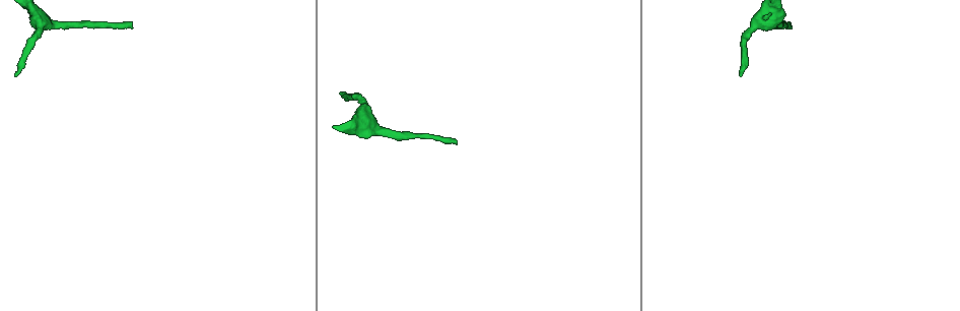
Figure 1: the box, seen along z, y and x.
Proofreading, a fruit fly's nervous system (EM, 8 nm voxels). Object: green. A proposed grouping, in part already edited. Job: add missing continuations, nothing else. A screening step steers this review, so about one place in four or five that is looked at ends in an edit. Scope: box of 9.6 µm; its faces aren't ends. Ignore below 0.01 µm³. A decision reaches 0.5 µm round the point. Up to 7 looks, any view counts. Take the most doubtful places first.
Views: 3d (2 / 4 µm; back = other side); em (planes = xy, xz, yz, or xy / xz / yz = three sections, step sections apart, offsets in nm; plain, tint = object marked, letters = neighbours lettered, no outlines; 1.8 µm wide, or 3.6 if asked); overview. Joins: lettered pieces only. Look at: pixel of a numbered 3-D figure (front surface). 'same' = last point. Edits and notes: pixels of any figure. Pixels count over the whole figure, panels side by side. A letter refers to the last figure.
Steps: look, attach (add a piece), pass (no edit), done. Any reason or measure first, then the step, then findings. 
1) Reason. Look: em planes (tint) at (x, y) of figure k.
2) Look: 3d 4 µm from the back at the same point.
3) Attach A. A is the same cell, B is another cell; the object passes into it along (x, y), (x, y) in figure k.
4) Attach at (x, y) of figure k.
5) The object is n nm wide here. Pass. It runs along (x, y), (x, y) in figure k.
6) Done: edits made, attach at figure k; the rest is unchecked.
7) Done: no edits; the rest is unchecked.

Branch stops here. Look: em planes (letters) at (791, 27) of figure 1.

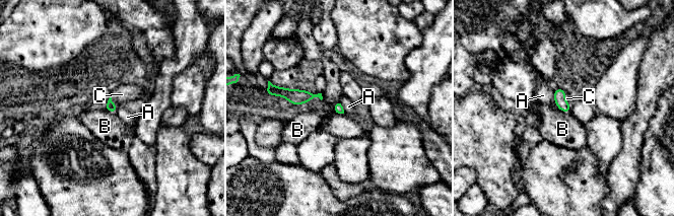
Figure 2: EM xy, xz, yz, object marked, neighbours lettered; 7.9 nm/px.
Attach C. C is the same cell, A and B are other cells; it goes on there.

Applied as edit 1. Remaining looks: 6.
Look: overview.

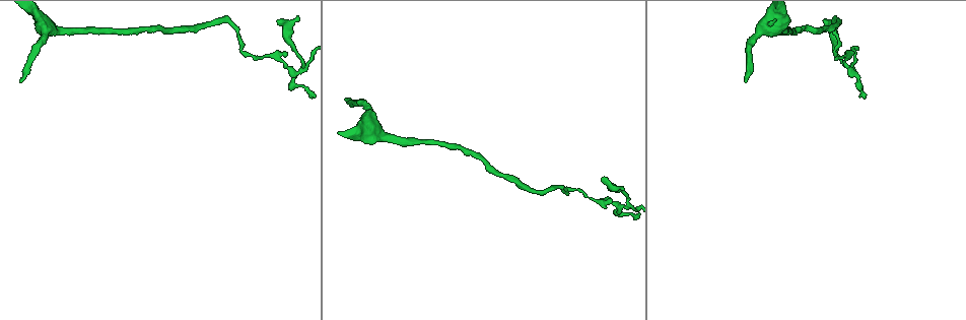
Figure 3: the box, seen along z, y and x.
Free end. Look: em xy step 16 (letters) at (825, 23) of figure 3.

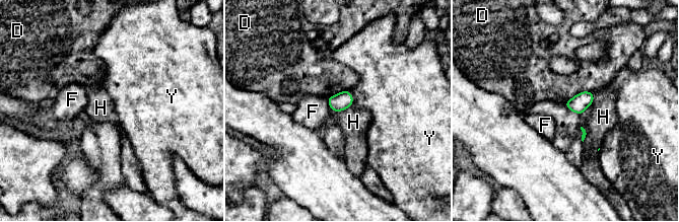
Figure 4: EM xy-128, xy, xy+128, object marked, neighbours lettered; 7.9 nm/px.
Cut it another way. Look: em xz step 4 (letters) at the same point.

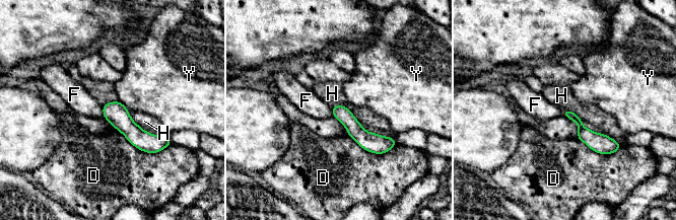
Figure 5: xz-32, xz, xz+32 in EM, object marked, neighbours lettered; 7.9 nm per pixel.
Pass. D, F, H and Y are other cells; a border runs along (332, 105), (344, 105), (359, 123) in figure 5; no lettered piece goes on from it.

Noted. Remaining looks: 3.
Branch stops here. Look: em planes (letters) at (20, 82) of figure 3.

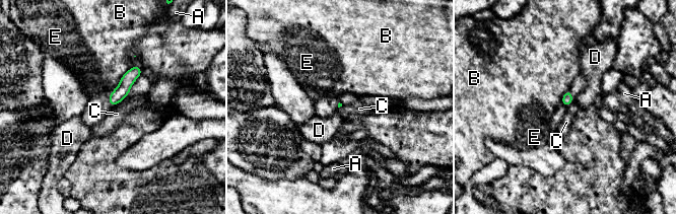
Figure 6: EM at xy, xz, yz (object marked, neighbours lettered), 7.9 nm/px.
Pass. A, B, C, D and E are other cells; it runs along (137, 69), (112, 102) in figure 6; no lettered piece goes on from it.

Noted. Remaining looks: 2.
Done: edits made, attach at figure 2; the rest is unchecked.

